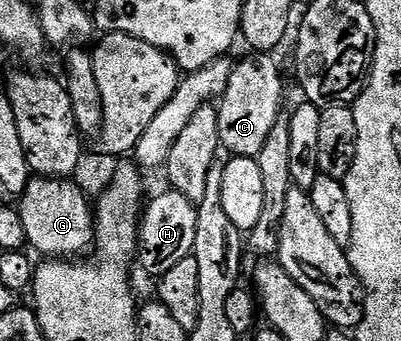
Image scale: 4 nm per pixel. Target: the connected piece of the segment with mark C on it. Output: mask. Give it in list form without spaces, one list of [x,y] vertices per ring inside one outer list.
[[[248,54],[235,63],[232,78],[228,78],[228,90],[220,97],[218,110],[218,143],[223,149],[227,148],[230,156],[258,157],[268,139],[268,134],[276,125],[277,118],[283,115],[282,108],[282,72],[270,54]]]

